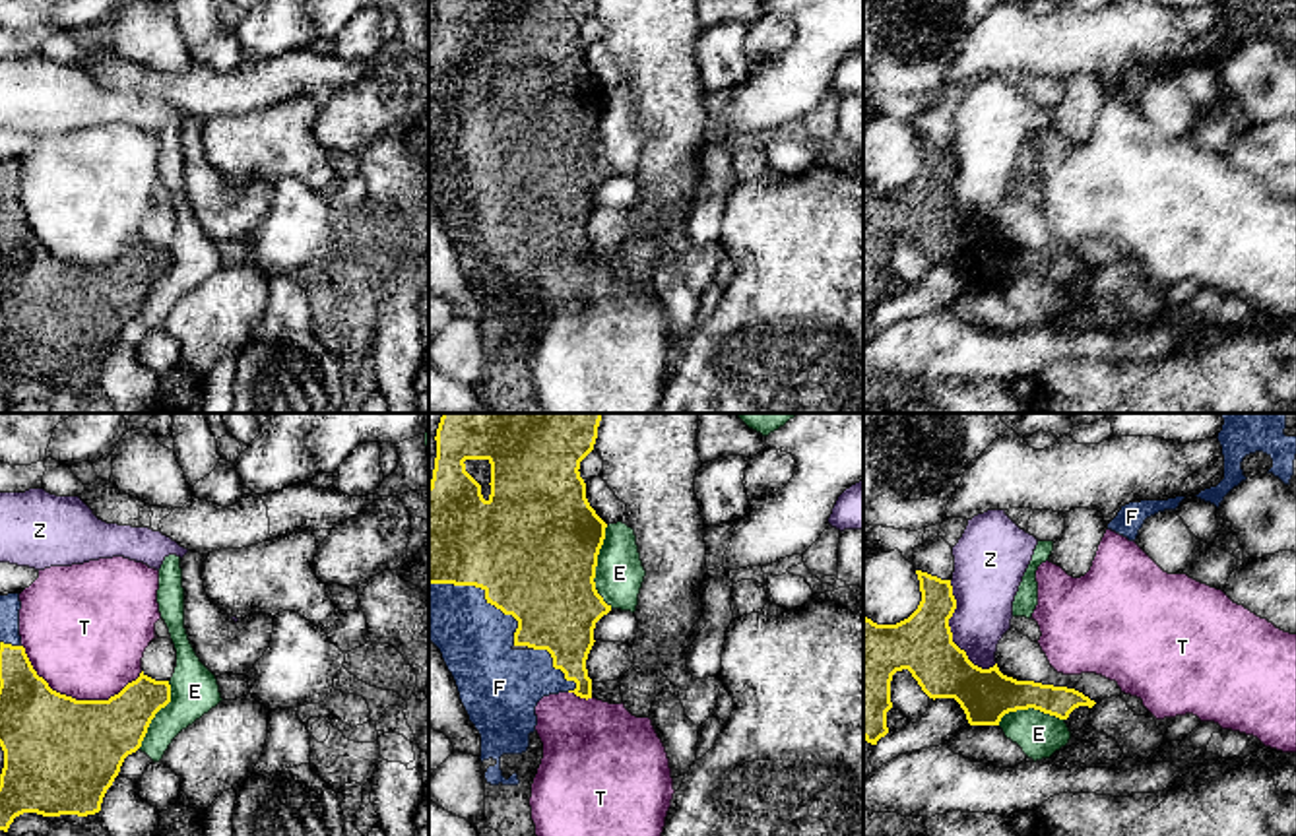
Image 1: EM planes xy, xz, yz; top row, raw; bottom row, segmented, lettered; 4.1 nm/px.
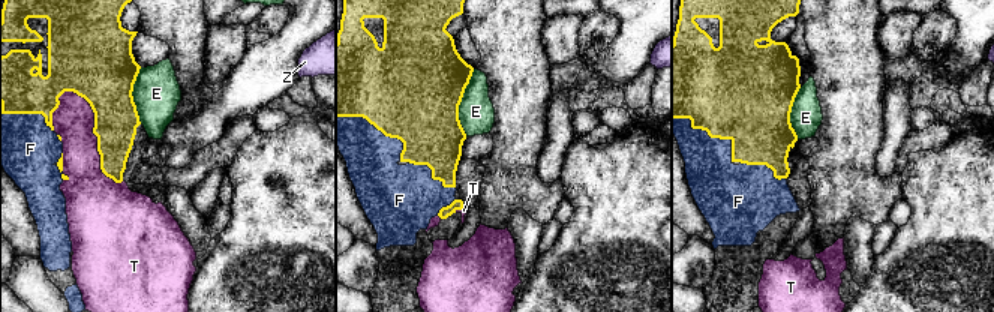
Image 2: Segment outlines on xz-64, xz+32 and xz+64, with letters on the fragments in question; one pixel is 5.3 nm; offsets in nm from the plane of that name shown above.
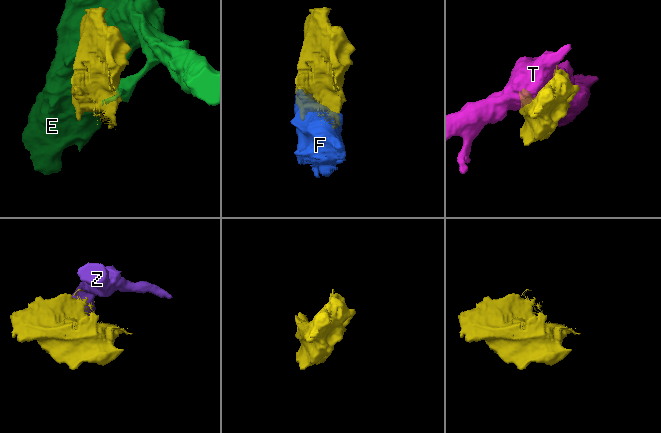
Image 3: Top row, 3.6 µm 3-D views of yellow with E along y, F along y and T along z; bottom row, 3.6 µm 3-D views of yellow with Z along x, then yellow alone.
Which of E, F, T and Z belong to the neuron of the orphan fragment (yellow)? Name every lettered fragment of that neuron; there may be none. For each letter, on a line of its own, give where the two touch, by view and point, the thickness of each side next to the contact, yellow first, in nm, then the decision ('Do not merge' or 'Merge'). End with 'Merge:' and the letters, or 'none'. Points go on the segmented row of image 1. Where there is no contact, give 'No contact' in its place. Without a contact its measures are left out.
E: Touches yellow at xz (596, 565). Thickness 500 nm (yellow) against 200 nm. Do not merge
F: Touches yellow at xz (486, 596). Thickness 480 nm (yellow) against 320 nm. Merge
T: Touches yellow at xy (74, 699). Thickness 480 nm (yellow) against 480 nm. Do not merge
Z: Touches yellow at yz (949, 629). Thickness 240 nm (yellow) against 280 nm. Do not merge
Merge: F

